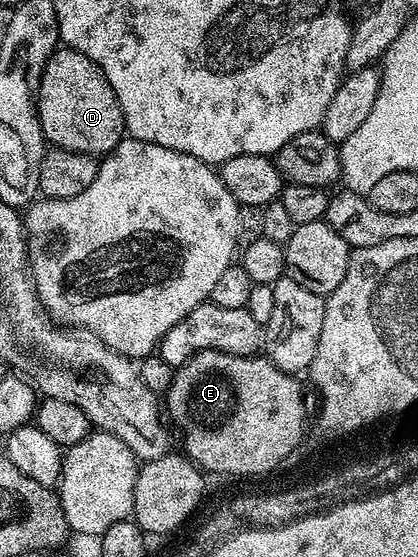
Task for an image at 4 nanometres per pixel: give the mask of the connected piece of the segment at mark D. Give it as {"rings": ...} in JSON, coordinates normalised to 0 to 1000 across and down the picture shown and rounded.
{"rings":[[[146,83],[124,93],[81,176],[96,230],[127,266],[246,282],[299,248],[297,205],[249,126],[175,84]]]}

